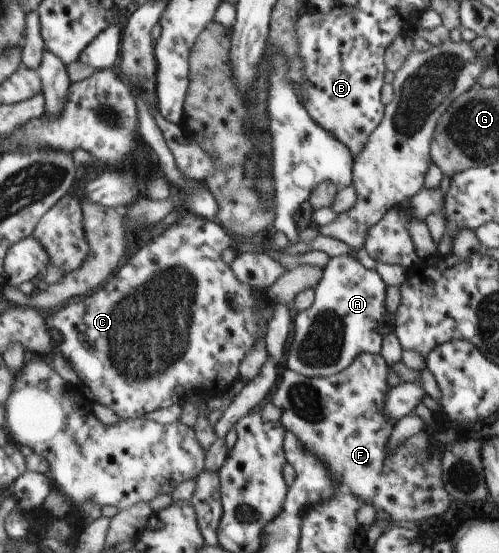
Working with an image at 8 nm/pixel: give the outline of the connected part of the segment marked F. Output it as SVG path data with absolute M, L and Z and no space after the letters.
M362 353L348 369L329 377L308 378L295 374L283 367L277 388L271 394L271 404L281 412L279 422L284 430L289 430L297 439L315 454L321 464L329 470L329 476L337 480L359 502L367 502L375 510L375 519L383 522L419 522L422 518L437 517L449 507L448 492L441 482L441 454L433 438L419 432L403 444L387 450L389 434L396 424L383 410L385 394L388 394L387 364L380 354Z

